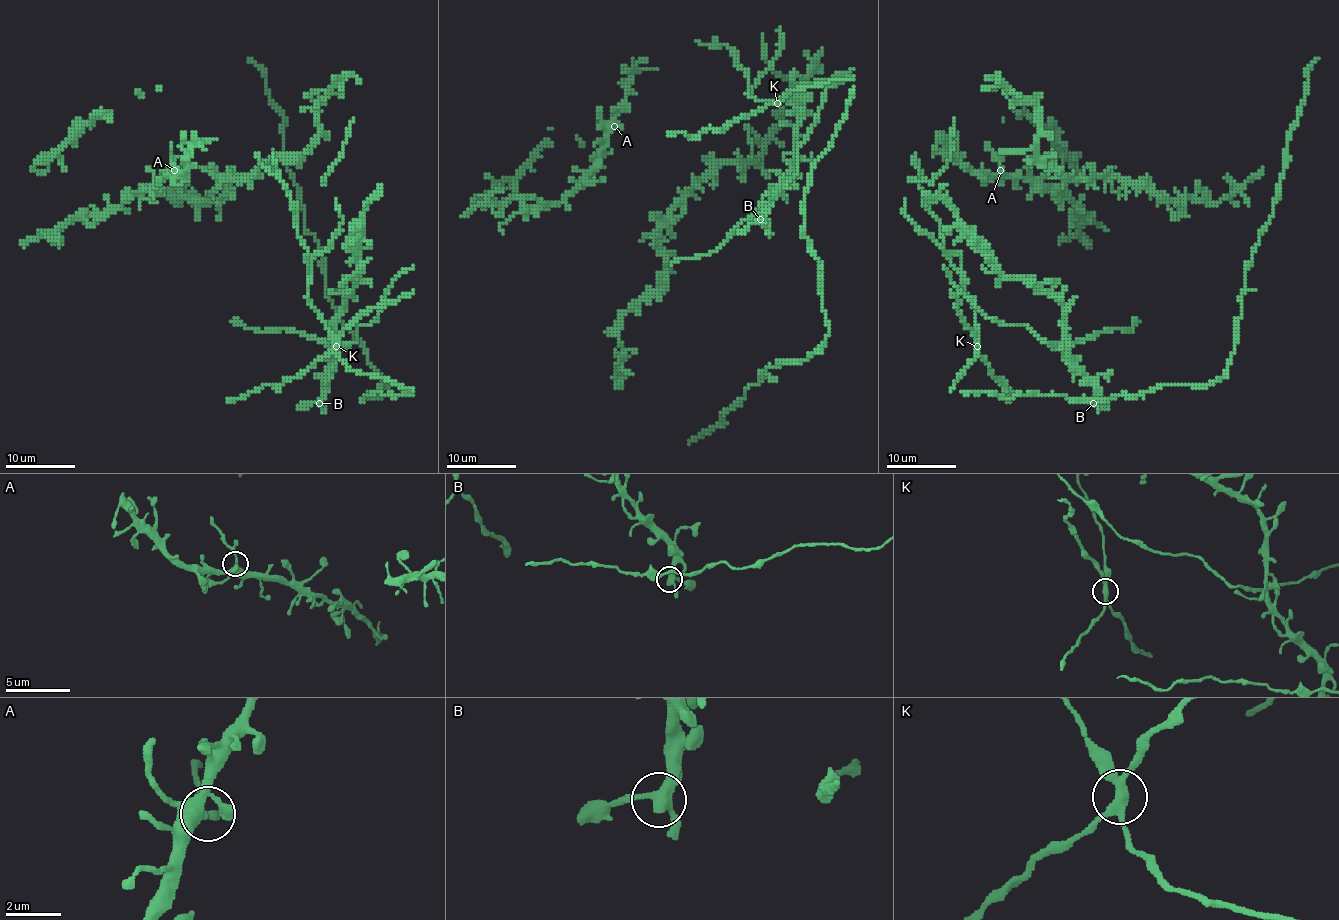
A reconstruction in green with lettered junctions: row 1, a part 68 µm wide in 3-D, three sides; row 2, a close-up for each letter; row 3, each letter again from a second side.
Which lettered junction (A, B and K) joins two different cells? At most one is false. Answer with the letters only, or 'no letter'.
K

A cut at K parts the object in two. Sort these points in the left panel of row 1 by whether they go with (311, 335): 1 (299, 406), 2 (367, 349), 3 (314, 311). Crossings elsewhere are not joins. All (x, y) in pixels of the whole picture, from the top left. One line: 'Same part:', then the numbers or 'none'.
Same part: none

